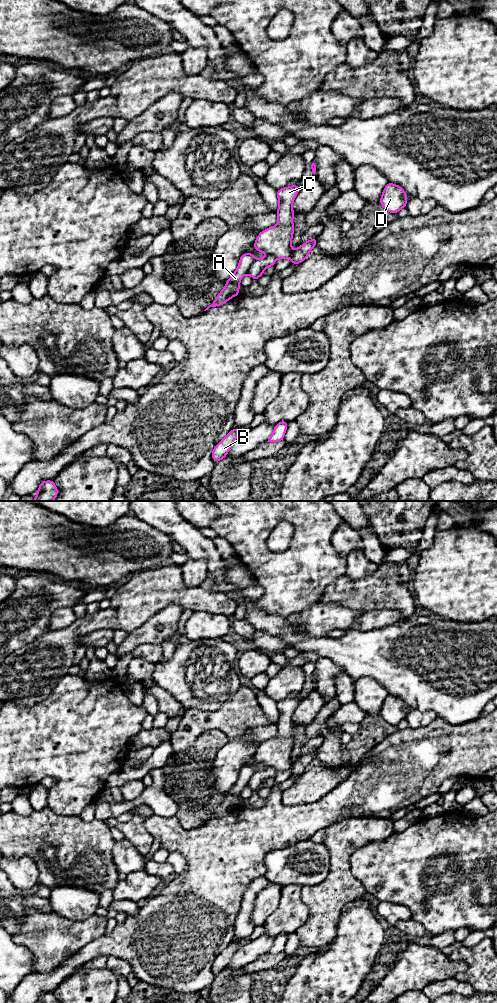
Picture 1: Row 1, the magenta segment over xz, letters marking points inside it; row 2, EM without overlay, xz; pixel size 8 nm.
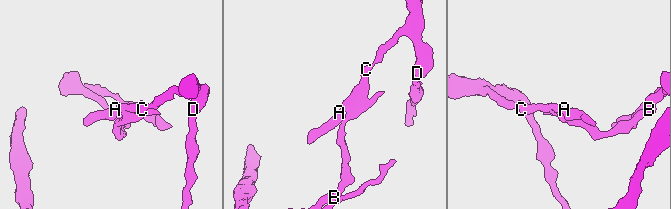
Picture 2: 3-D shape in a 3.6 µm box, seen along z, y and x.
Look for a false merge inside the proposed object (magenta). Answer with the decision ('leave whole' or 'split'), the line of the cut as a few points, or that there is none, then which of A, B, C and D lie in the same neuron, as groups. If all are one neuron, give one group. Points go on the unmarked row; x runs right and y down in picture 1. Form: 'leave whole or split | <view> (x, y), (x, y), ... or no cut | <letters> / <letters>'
split | xz (255, 771), (247, 784) | A C D / B

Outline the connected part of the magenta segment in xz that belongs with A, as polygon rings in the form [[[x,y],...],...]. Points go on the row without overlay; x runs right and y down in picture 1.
[[[244,765],[241,767],[239,777],[233,787],[227,792],[222,803],[217,807],[214,814],[209,817],[204,823],[210,819],[216,819],[225,816],[229,811],[239,806],[240,792],[249,783],[255,769],[252,765]]]

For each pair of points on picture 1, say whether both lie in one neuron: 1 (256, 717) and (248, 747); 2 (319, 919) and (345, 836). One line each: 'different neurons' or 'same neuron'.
1: different neurons
2: same neuron

